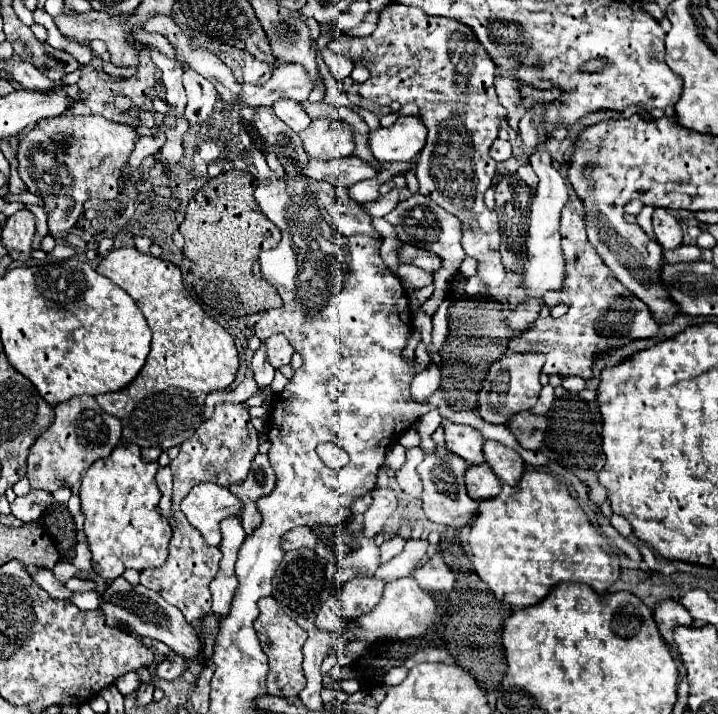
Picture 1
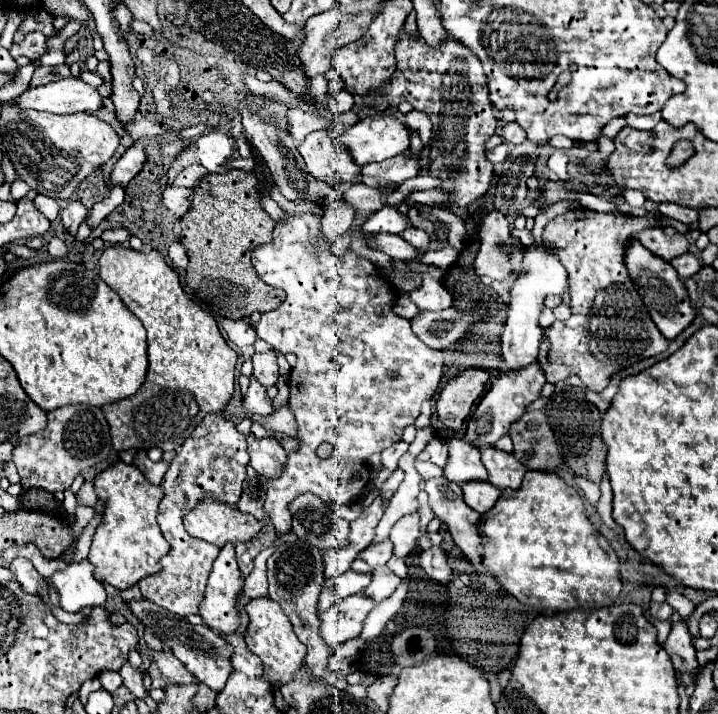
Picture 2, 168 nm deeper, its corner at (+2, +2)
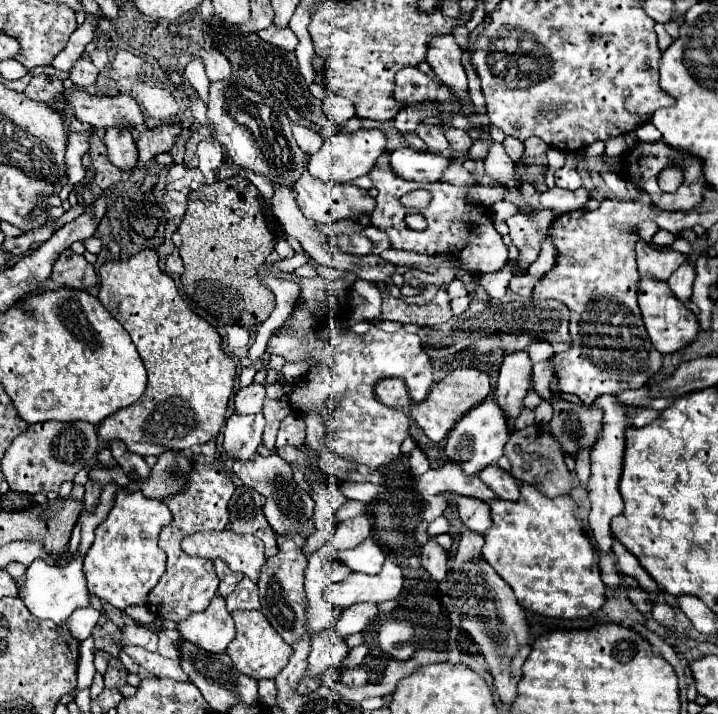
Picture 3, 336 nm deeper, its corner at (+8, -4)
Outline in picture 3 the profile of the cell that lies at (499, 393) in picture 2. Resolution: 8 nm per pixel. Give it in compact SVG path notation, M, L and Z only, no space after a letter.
M490 397L484 403L476 405L472 411L468 411L456 423L456 427L450 431L450 435L446 439L446 445L444 445L446 459L456 461L470 475L478 473L486 465L494 465L502 457L502 449L504 449L506 441L510 439L510 431L512 429L508 425L508 417L504 417L504 411L496 403L496 399Z

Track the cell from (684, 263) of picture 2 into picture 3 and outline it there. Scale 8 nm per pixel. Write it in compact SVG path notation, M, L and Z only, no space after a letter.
M690 263L680 265L680 267L670 275L668 285L670 285L670 289L674 291L674 295L676 295L682 303L690 301L694 279L696 279L696 271L694 271L694 267L692 267Z

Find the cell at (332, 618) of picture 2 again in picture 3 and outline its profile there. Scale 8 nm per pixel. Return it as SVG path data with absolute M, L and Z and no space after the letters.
M336 629L320 631L320 635L312 635L312 651L308 657L308 669L304 673L302 683L298 685L298 693L310 693L318 689L314 677L324 675L332 669L338 669L342 659L348 655L348 645L342 637L338 637Z

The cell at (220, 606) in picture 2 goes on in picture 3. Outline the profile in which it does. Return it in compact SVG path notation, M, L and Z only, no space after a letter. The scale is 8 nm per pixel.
M216 595L206 611L192 613L186 621L180 621L178 631L184 639L212 653L222 653L236 633L232 615L228 613L226 599L222 595Z

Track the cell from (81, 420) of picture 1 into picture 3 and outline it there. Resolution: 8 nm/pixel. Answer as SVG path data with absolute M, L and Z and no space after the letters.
M44 421L30 425L24 435L18 435L12 441L12 445L4 453L2 471L12 491L28 495L50 493L58 491L64 481L72 481L80 469L96 465L94 459L98 449L100 445L96 425L84 421Z

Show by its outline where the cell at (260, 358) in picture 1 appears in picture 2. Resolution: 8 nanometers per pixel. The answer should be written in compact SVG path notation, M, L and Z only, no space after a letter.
M250 377L250 387L242 399L242 409L244 409L244 415L246 417L252 417L252 415L270 415L274 413L274 407L272 407L272 401L268 399L266 395L266 389L262 389L262 385L258 385L258 381L254 381L254 377Z

